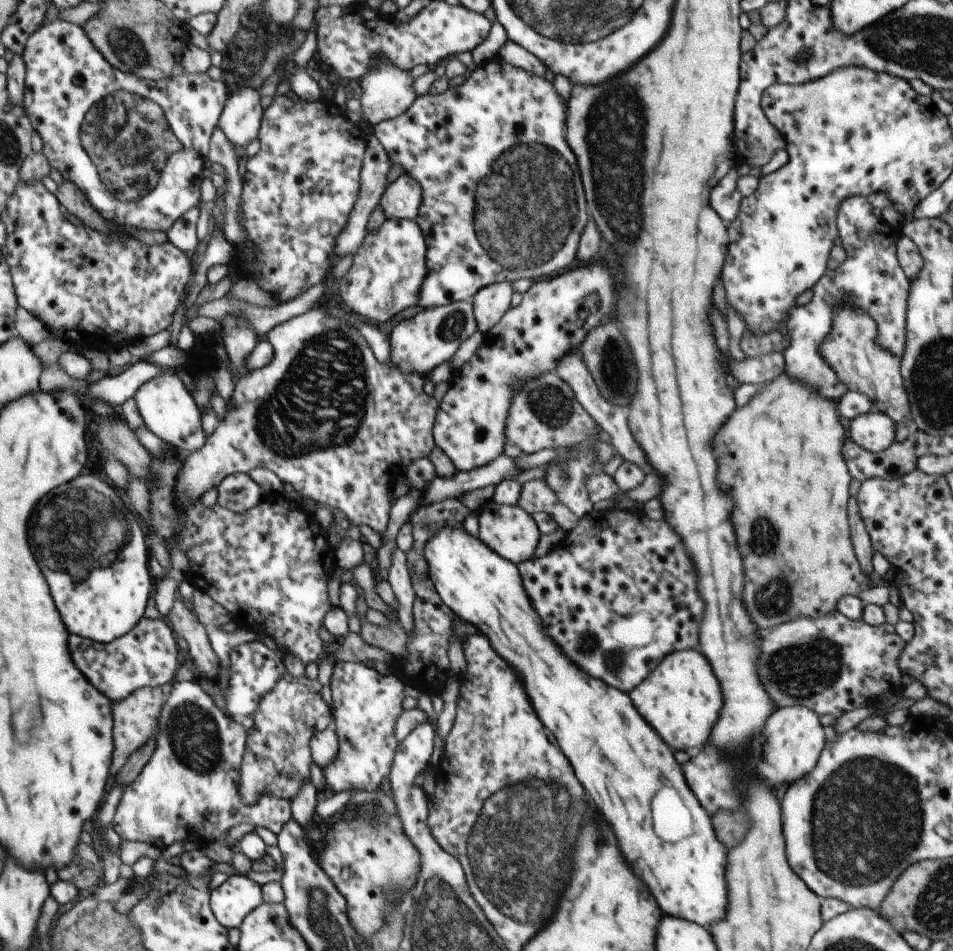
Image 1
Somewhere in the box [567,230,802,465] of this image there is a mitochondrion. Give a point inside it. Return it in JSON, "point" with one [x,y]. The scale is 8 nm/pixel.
{"point":[615,373]}

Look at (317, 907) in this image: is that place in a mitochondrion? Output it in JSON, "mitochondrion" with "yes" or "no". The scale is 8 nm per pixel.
{"mitochondrion":"yes"}

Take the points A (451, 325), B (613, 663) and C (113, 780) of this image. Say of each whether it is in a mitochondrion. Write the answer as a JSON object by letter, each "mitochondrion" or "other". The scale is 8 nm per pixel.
{"A":"mitochondrion","B":"mitochondrion","C":"other"}

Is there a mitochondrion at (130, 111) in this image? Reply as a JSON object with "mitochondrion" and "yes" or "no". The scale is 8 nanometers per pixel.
{"mitochondrion":"yes"}

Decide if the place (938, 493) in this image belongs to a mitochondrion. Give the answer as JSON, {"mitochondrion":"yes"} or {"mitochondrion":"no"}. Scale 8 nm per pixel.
{"mitochondrion":"no"}

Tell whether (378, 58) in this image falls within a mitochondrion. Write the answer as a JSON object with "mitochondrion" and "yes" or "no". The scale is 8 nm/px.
{"mitochondrion":"no"}

